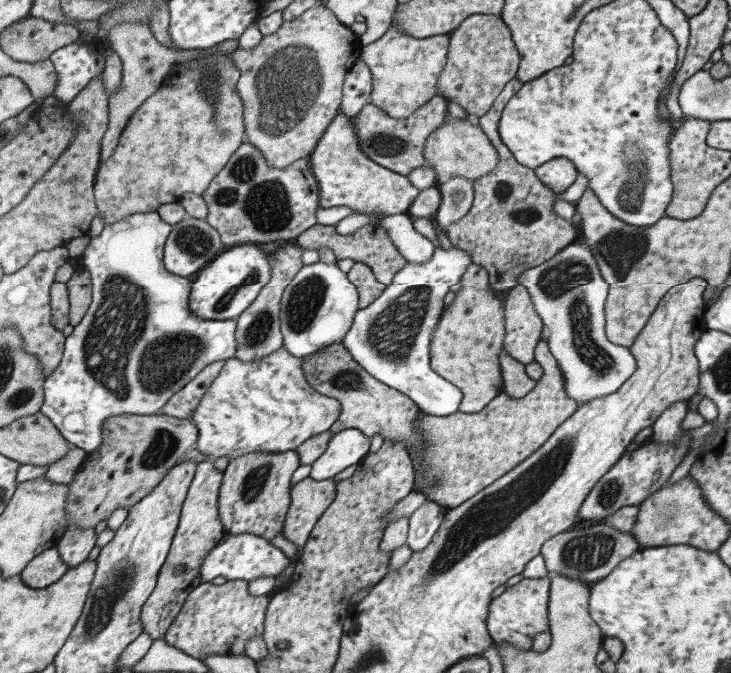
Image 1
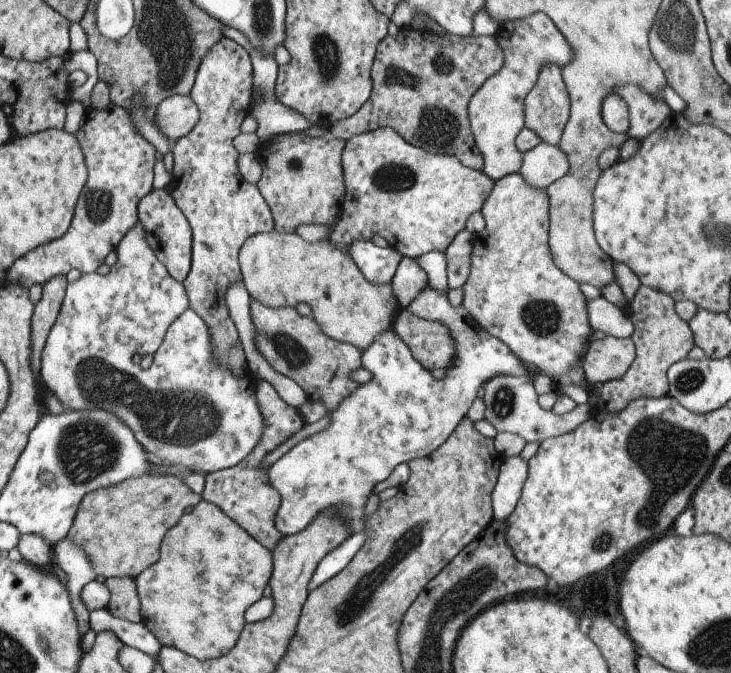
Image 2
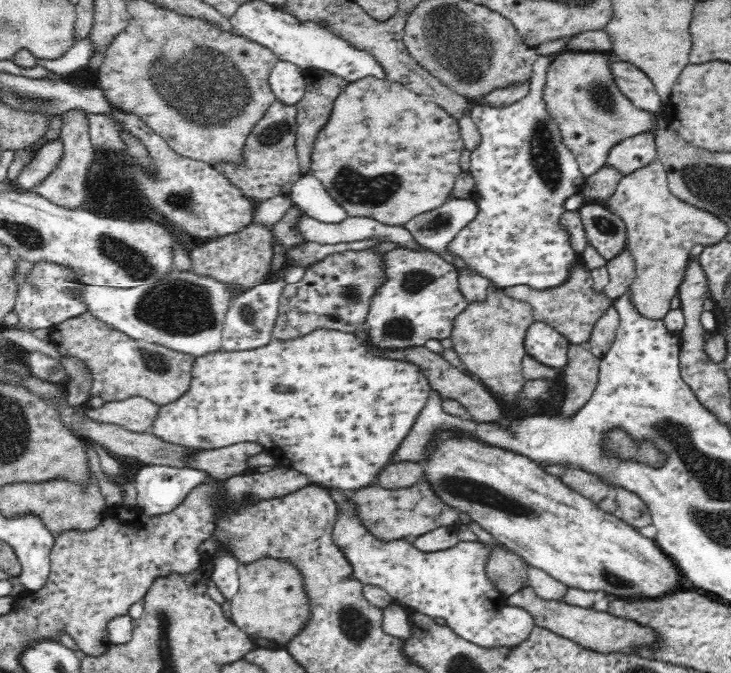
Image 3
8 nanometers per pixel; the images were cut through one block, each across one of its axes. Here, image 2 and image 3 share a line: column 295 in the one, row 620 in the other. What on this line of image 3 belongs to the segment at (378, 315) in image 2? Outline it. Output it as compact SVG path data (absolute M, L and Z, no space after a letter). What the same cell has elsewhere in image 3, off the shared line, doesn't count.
M260 558L248 564L238 564L240 590L232 598L232 620L240 626L258 648L284 648L304 626L310 614L310 602L302 572L290 560Z

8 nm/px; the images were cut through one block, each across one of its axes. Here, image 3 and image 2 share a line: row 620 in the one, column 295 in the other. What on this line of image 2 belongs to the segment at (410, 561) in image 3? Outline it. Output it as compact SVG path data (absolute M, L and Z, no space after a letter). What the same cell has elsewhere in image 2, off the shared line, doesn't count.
M427 286L407 306L407 312L425 322L443 322L451 330L457 350L453 366L447 370L447 376L443 380L435 380L429 370L425 370L413 358L411 350L395 334L393 326L383 330L383 334L379 334L361 354L361 368L369 370L373 378L367 384L359 386L337 406L335 412L329 414L331 424L323 432L301 440L269 468L269 482L281 496L281 506L275 516L275 528L283 536L295 536L307 530L311 522L323 512L335 514L335 518L349 528L349 536L359 534L365 528L365 502L373 496L373 488L379 482L387 480L395 466L409 464L411 460L419 460L423 456L433 454L451 436L459 422L463 422L479 386L483 386L493 376L525 376L523 362L501 340L481 330L479 324L467 314L461 304L457 308L451 306L447 294L441 294Z

